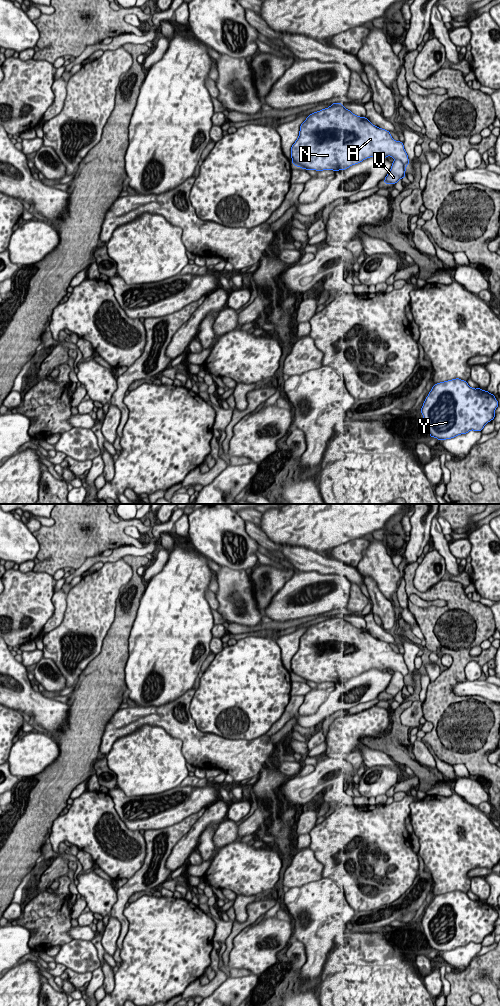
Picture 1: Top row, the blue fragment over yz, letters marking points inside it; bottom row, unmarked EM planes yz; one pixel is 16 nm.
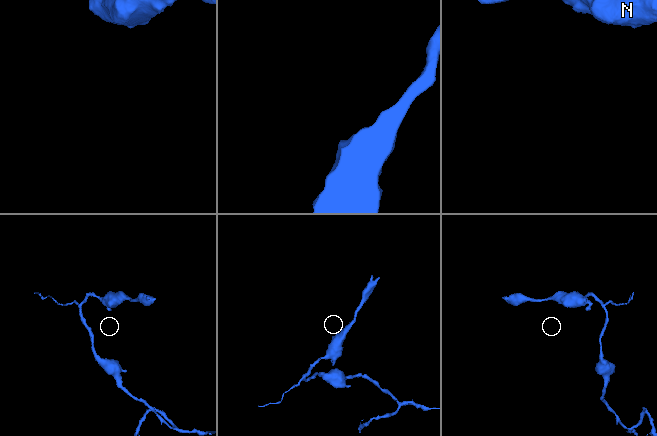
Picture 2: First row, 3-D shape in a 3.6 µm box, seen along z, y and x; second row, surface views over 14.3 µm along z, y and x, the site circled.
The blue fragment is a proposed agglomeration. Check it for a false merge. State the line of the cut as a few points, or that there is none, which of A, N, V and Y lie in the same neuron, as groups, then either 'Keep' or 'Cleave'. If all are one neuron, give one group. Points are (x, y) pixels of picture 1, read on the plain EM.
Split along yz (395, 670), (405, 678). Groups: A N Y / V. Cleave

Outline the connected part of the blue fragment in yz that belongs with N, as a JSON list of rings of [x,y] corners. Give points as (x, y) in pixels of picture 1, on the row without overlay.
[[[341,615],[314,624],[301,636],[298,651],[291,659],[293,677],[306,682],[345,682],[370,669],[386,671],[391,668],[405,678],[409,676],[404,657],[395,653],[390,644],[373,637],[366,629],[359,629]]]

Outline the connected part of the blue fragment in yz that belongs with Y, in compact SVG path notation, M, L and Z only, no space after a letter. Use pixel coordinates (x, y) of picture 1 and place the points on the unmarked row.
M456 890L432 898L423 915L421 925L430 949L441 953L466 946L471 942L482 943L484 938L494 931L497 919L498 913L495 907L480 900L471 900L467 893Z

